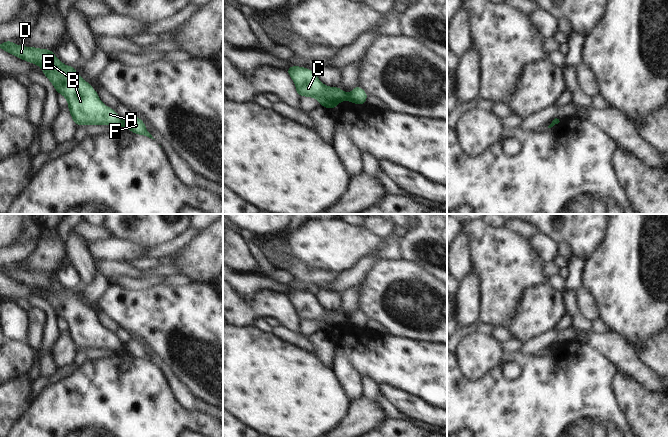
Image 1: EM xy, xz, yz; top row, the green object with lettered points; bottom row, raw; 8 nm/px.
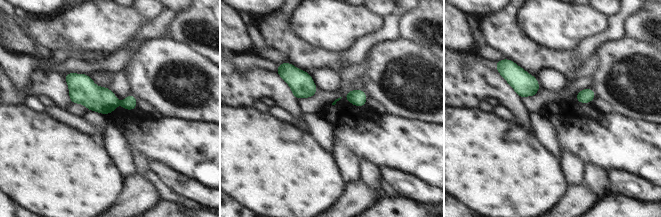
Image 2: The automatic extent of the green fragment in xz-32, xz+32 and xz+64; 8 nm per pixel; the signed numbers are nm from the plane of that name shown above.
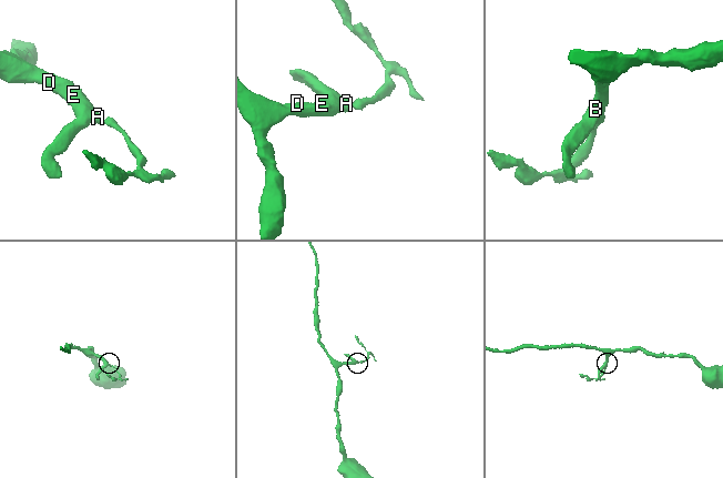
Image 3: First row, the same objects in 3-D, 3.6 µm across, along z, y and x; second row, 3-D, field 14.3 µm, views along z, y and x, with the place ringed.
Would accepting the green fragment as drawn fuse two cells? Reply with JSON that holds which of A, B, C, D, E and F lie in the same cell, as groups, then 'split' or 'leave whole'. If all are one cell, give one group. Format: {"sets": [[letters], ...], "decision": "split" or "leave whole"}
{"sets": [["A", "B", "C", "D", "E"], ["F"]], "decision": "split"}

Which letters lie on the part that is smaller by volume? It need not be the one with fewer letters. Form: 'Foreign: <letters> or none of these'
Foreign: F

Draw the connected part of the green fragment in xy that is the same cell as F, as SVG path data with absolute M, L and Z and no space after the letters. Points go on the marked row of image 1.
M131 115L126 121L124 121L124 127L134 134L144 135L154 139L147 131L145 123L137 116Z

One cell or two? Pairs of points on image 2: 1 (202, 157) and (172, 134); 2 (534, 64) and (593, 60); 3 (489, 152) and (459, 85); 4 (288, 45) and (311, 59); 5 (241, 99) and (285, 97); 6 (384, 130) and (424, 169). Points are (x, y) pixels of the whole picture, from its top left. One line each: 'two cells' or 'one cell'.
1: one cell
2: two cells
3: two cells
4: one cell
5: one cell
6: one cell

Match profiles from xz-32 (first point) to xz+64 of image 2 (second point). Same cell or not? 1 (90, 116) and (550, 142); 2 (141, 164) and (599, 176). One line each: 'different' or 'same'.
1: same
2: same

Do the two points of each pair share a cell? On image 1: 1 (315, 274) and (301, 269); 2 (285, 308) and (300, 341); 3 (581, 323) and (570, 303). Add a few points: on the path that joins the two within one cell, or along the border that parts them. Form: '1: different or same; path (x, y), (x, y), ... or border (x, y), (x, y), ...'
1: same; path (312, 274), (304, 272)
2: different; border (279, 324), (297, 333)
3: same; path (578, 318), (571, 308)

